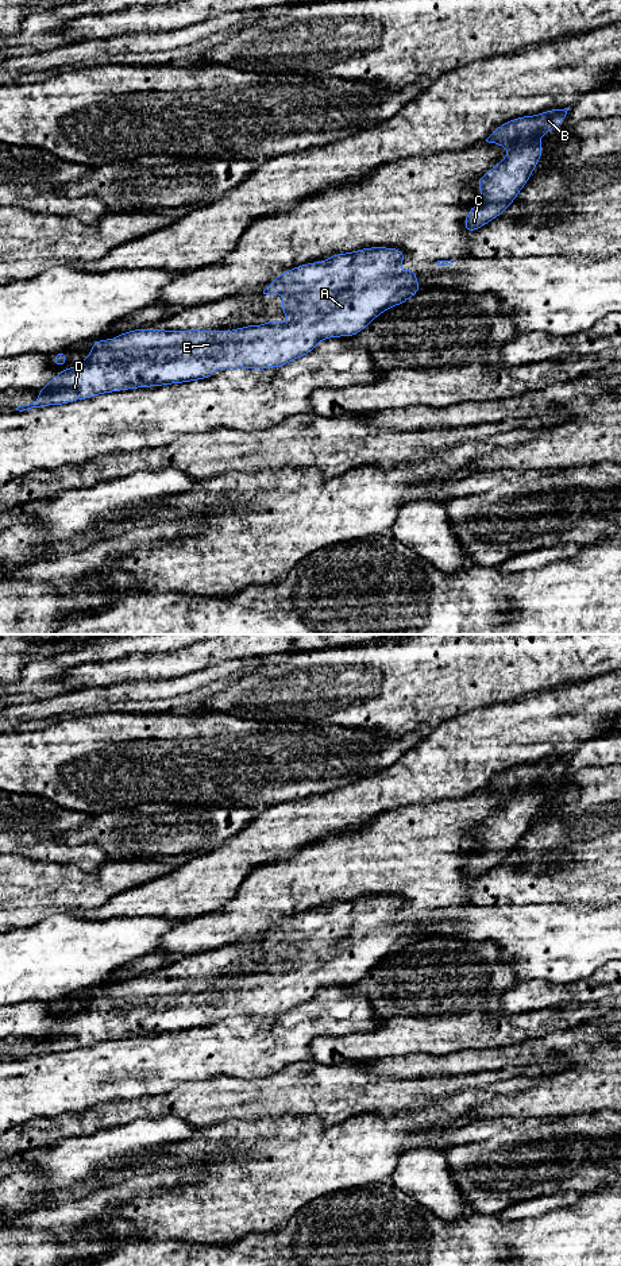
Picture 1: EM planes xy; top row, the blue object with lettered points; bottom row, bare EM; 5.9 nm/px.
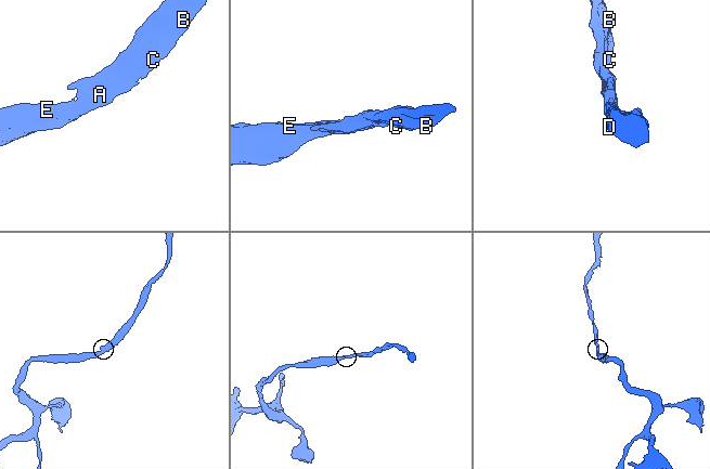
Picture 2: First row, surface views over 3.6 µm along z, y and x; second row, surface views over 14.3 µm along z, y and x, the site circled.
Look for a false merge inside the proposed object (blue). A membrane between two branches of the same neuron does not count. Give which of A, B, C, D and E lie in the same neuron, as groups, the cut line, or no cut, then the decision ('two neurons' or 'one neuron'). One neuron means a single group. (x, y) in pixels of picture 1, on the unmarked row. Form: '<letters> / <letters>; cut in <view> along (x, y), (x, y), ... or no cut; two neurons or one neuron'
A B C D E; no cut; one neuron

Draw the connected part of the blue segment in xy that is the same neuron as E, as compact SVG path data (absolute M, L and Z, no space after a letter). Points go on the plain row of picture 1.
M370 895L346 902L335 902L327 908L297 914L279 922L263 942L285 941L281 960L290 965L285 973L278 966L267 972L246 973L235 979L165 979L134 977L116 987L97 988L89 1004L68 1019L55 1023L40 1035L39 1045L16 1058L49 1053L63 1053L76 1047L127 1037L184 1031L213 1024L213 1016L231 1018L282 1015L309 1001L317 991L328 985L351 985L386 957L404 952L423 935L417 933L416 918L394 920L405 908L397 896Z

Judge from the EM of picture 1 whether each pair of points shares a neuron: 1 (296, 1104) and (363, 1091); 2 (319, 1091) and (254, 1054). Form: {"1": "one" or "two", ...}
{"1": "one", "2": "two"}

